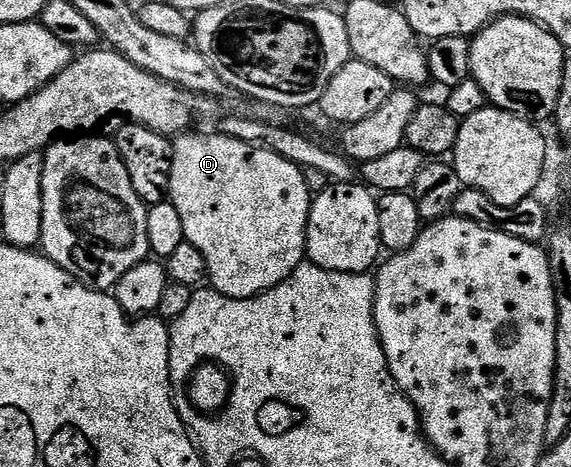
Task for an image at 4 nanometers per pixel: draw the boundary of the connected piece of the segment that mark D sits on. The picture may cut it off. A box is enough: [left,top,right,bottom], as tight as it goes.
[168,132,311,298]

